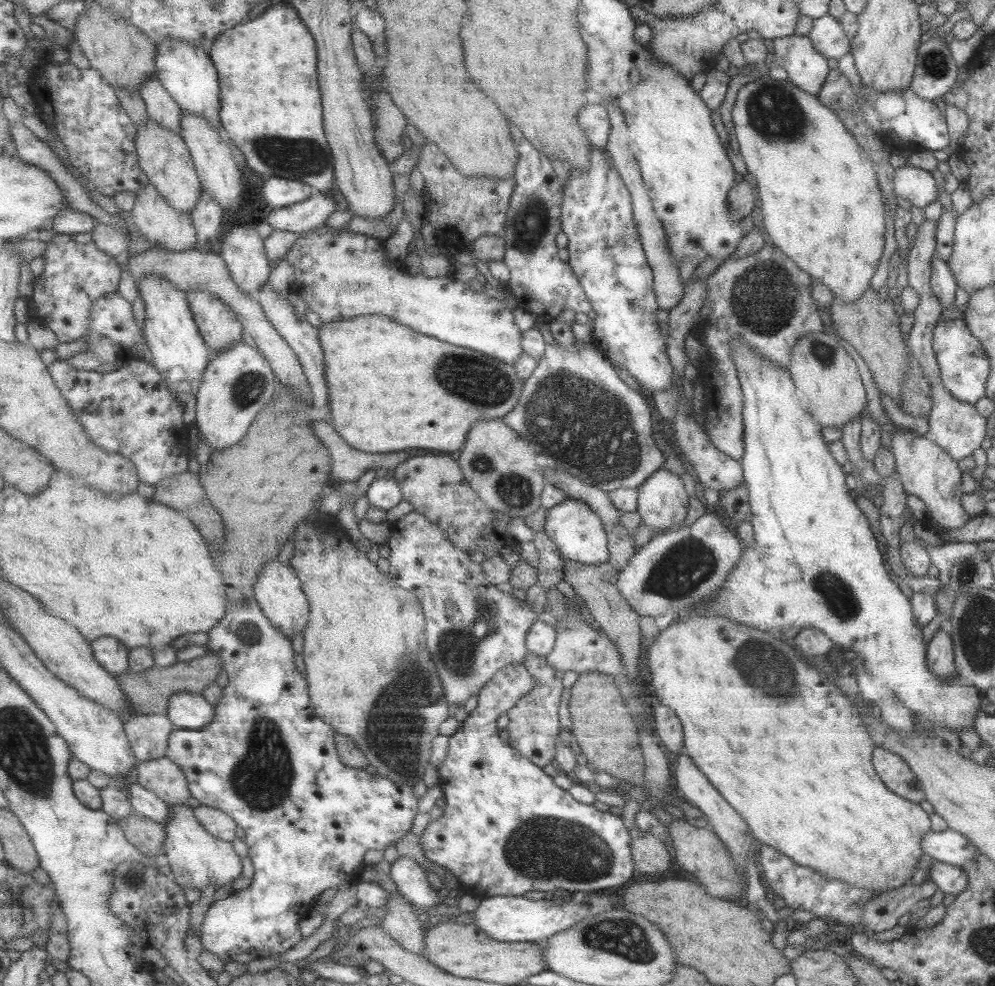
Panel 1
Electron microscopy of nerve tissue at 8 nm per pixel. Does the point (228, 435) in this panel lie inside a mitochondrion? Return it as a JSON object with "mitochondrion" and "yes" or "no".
{"mitochondrion":"no"}

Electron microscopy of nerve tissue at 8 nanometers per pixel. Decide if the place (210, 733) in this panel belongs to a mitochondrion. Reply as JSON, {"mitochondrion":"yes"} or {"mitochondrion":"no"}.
{"mitochondrion":"no"}

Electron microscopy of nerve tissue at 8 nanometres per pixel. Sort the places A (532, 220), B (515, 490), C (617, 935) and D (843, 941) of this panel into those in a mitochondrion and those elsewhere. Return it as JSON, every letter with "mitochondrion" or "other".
{"A":"mitochondrion","B":"mitochondrion","C":"mitochondrion","D":"other"}

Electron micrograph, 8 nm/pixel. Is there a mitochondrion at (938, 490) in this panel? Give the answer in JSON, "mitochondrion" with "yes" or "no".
{"mitochondrion":"no"}

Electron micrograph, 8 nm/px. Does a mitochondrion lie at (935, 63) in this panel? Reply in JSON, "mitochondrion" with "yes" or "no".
{"mitochondrion":"yes"}

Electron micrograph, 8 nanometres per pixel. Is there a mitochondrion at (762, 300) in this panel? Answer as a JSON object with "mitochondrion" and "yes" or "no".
{"mitochondrion":"yes"}

